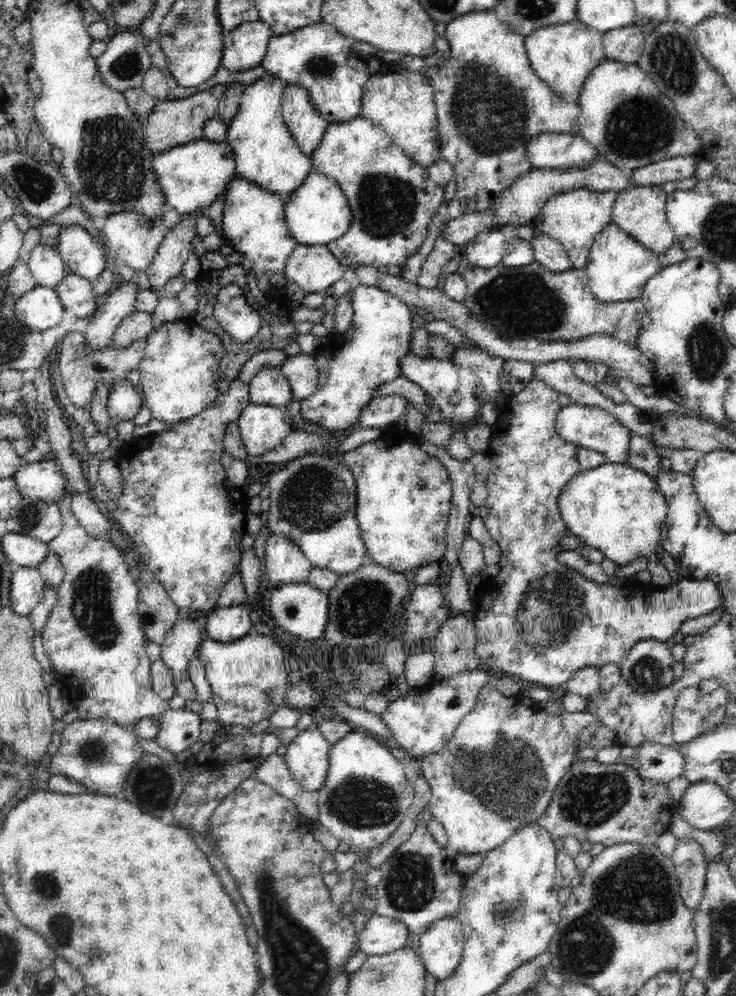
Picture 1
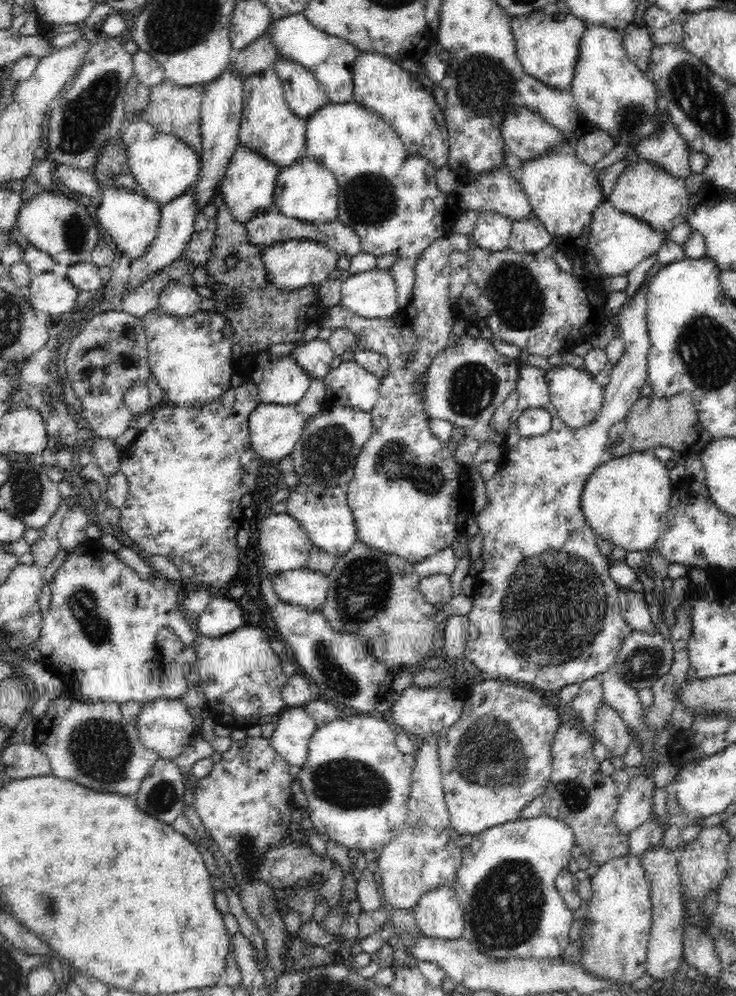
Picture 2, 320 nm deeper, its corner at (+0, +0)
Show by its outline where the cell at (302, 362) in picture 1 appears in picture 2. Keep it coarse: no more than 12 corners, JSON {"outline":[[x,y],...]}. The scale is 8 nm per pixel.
{"outline":[[328,340],[303,341],[291,355],[312,380],[330,373]]}

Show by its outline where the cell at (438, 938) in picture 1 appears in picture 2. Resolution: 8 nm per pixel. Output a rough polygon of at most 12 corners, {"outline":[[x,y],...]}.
{"outline":[[452,887],[426,892],[411,912],[416,933],[462,937],[465,913]]}

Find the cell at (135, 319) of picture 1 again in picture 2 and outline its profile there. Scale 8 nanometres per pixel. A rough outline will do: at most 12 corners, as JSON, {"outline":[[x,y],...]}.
{"outline":[[155,272],[123,293],[122,310],[141,319],[158,310],[158,294],[170,281]]}

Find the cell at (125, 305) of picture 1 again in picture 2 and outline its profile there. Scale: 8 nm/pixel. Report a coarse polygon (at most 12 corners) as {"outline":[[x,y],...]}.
{"outline":[[194,185],[161,206],[150,248],[124,293],[183,256],[194,234]]}

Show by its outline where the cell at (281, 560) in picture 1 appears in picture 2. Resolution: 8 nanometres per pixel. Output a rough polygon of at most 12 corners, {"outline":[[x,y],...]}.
{"outline":[[286,511],[262,512],[270,576],[307,566],[315,546]]}

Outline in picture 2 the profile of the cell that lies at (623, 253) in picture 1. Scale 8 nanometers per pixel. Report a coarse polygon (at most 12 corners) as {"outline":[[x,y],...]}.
{"outline":[[602,201],[581,242],[586,268],[626,276],[667,233]]}

